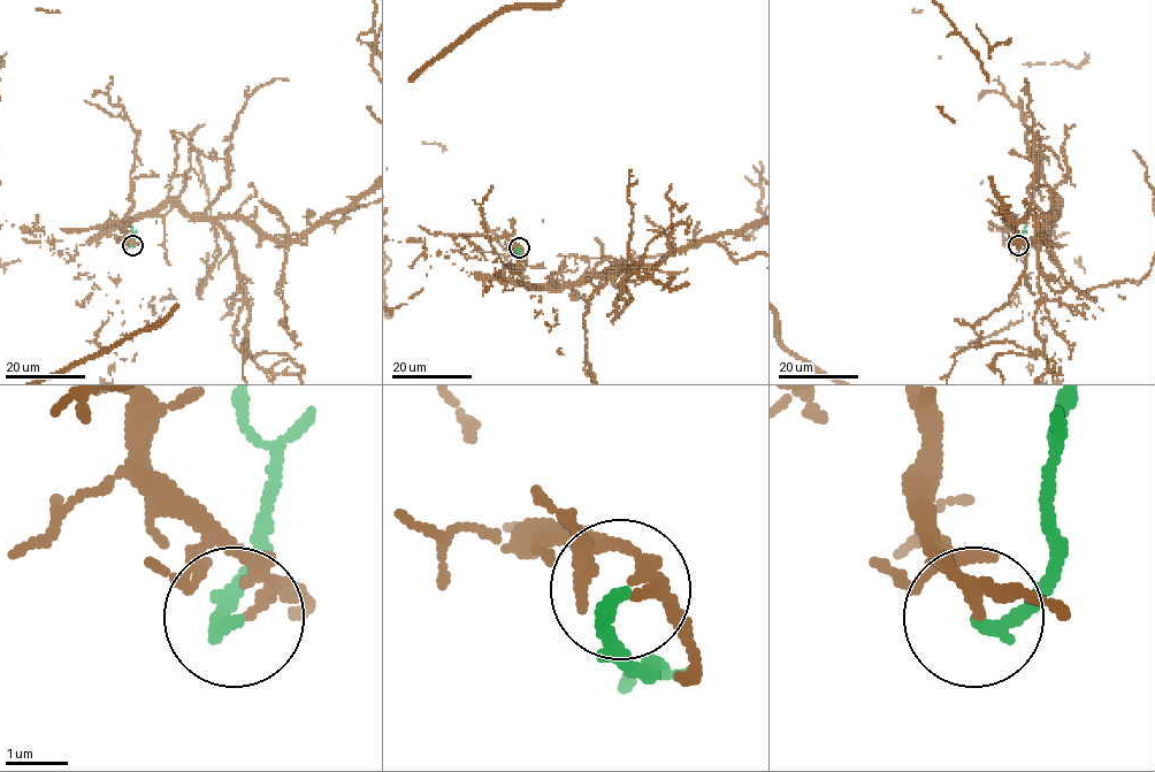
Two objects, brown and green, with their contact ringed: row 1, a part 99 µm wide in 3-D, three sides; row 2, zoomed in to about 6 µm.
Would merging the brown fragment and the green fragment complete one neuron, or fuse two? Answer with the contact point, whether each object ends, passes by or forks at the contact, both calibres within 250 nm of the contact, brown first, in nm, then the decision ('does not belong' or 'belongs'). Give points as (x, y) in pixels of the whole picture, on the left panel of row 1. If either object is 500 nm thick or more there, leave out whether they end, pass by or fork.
at (132, 245); brown passes by; green ends there; 170 nm thick on the brown side, 240 nm on the other; does not belong

